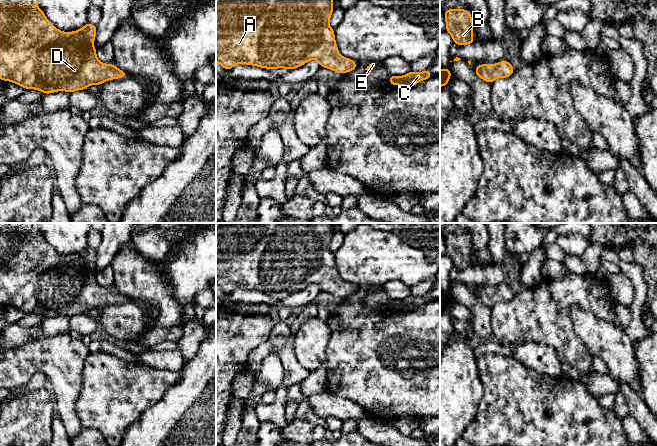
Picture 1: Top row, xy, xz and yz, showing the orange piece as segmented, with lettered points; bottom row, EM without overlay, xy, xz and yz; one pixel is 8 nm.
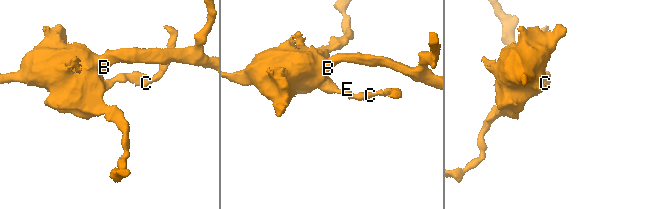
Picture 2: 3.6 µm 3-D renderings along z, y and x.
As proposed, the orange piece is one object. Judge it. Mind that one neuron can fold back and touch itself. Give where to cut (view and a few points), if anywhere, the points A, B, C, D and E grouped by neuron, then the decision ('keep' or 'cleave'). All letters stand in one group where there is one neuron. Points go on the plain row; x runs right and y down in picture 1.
no cut | A B C D E | keep

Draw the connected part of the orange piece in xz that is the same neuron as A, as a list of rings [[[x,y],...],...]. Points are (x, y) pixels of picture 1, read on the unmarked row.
[[[216,223],[216,286],[227,295],[240,287],[265,293],[293,294],[303,290],[309,284],[317,284],[322,292],[328,292],[340,298],[354,295],[357,292],[357,287],[339,278],[334,253],[329,249],[333,234],[333,223]]]

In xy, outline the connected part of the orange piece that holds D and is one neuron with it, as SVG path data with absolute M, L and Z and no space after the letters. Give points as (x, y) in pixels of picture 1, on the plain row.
M0 223L0 304L13 306L23 313L39 314L46 319L58 315L70 318L128 299L113 287L104 288L97 282L94 271L97 250L87 246L76 255L60 255L47 243L41 231L34 230L38 227L38 223Z

